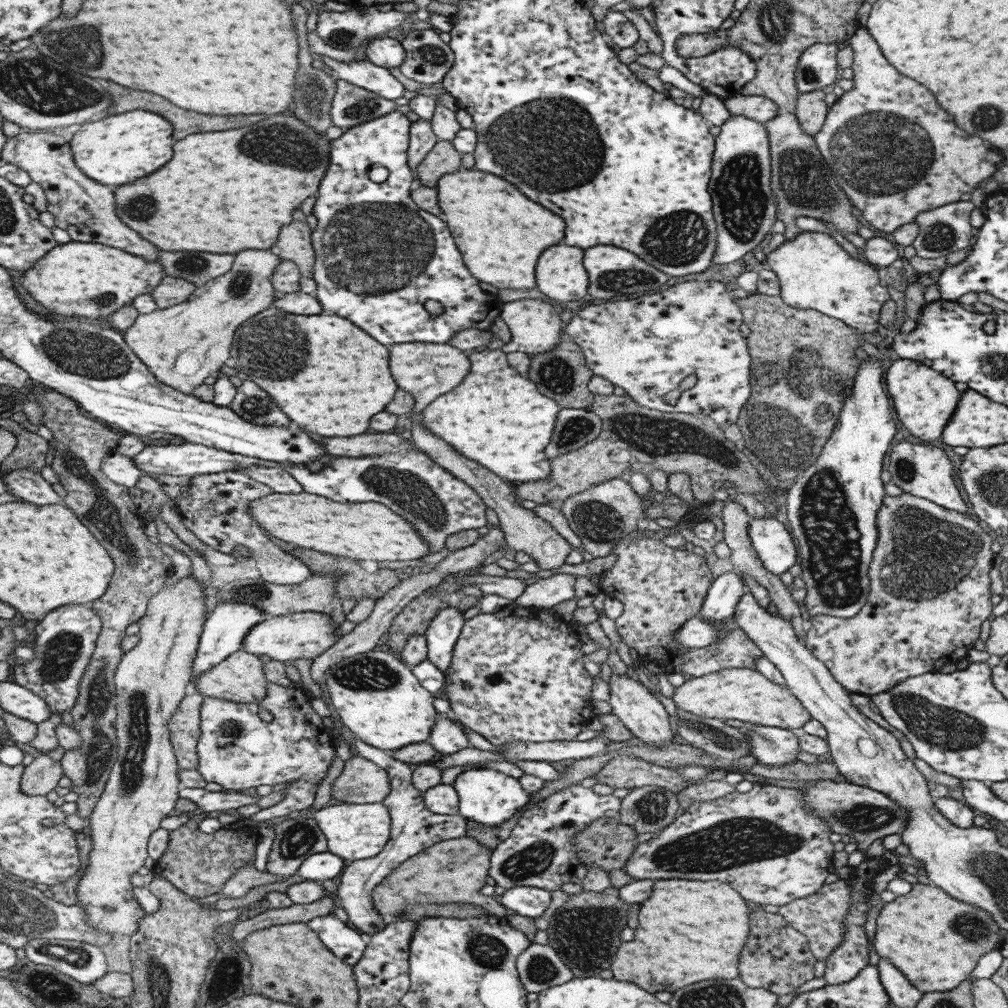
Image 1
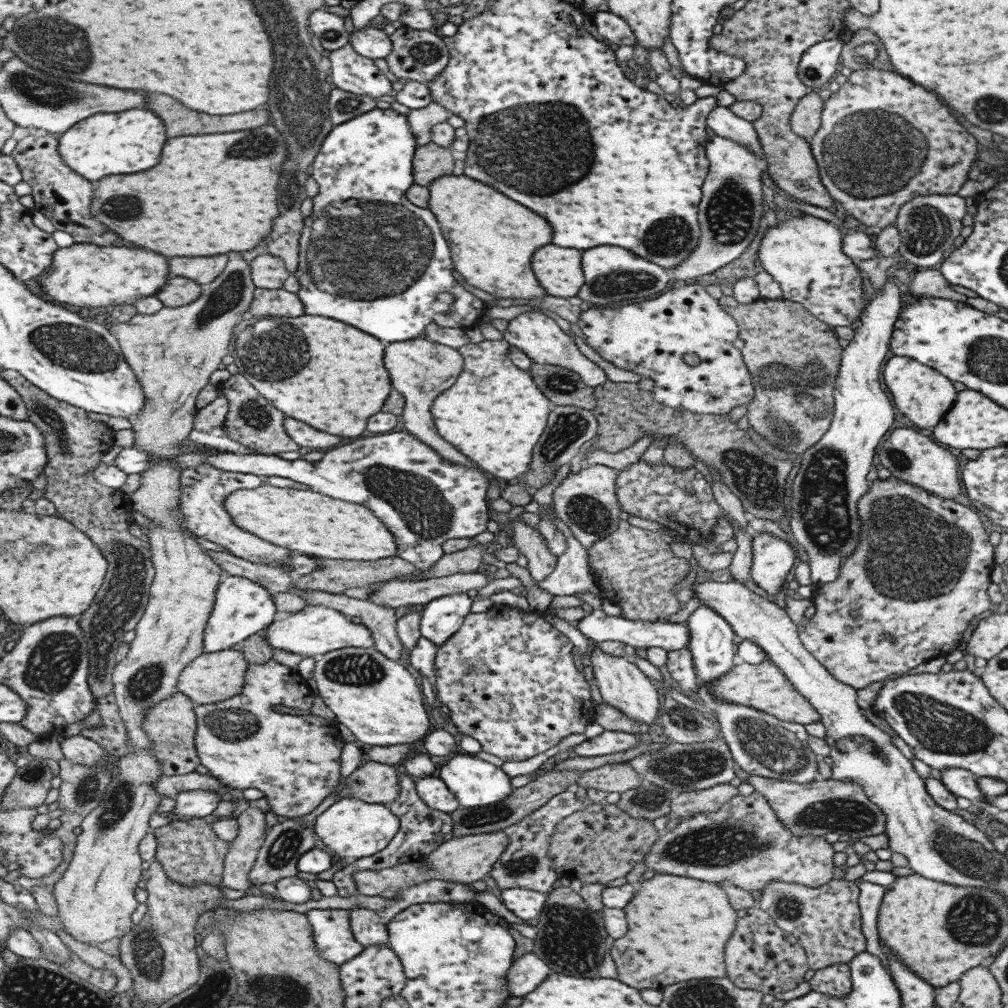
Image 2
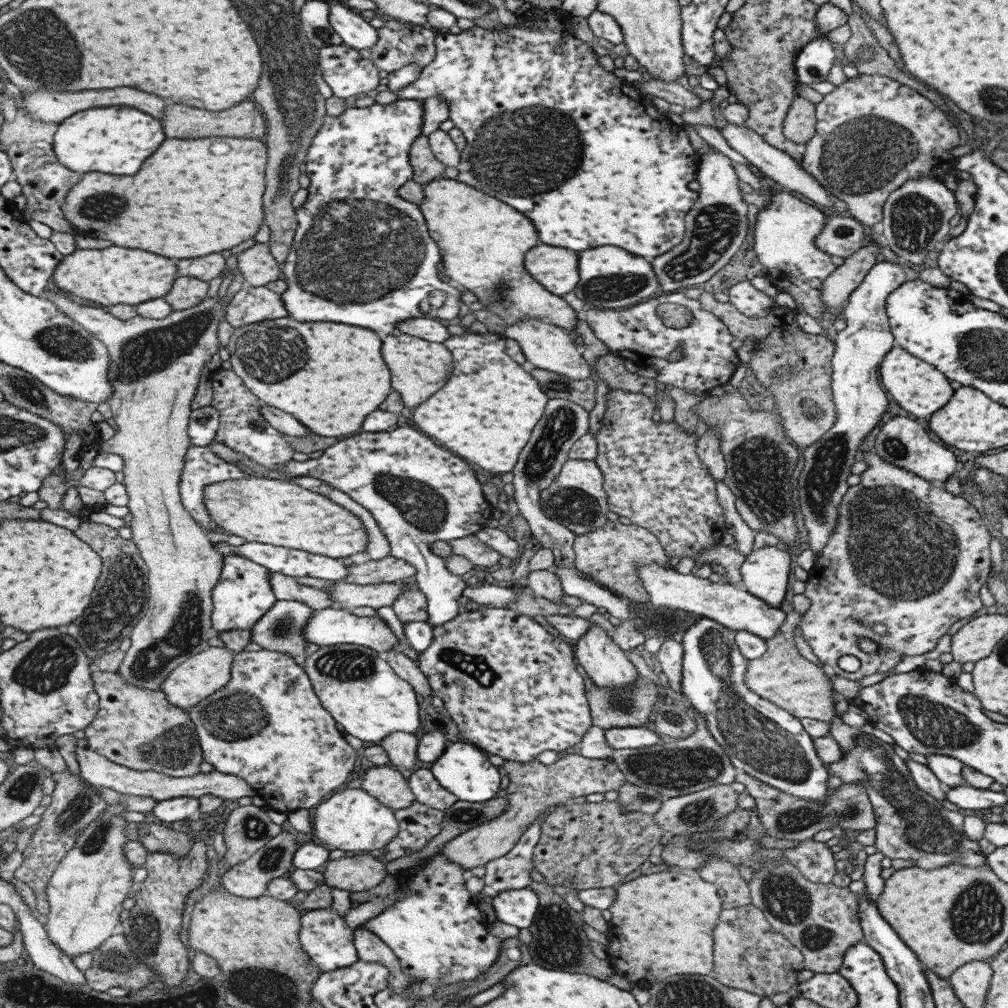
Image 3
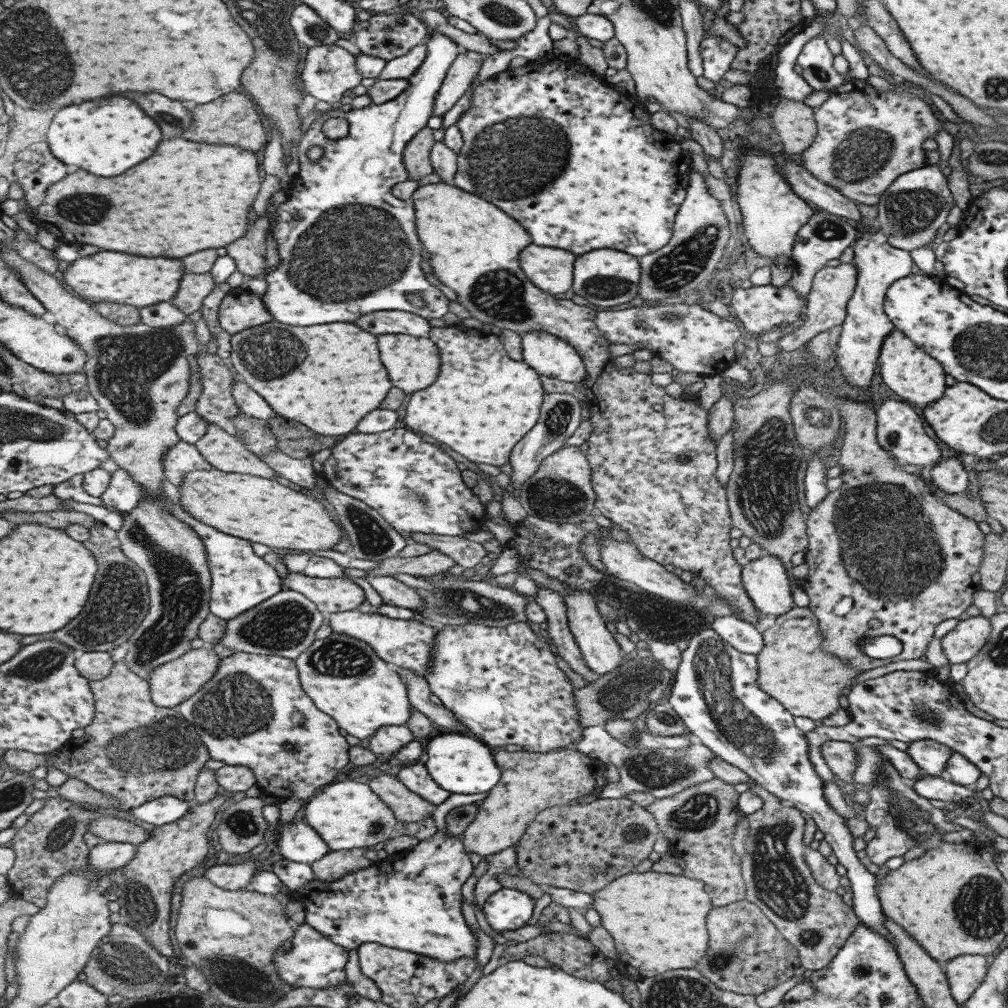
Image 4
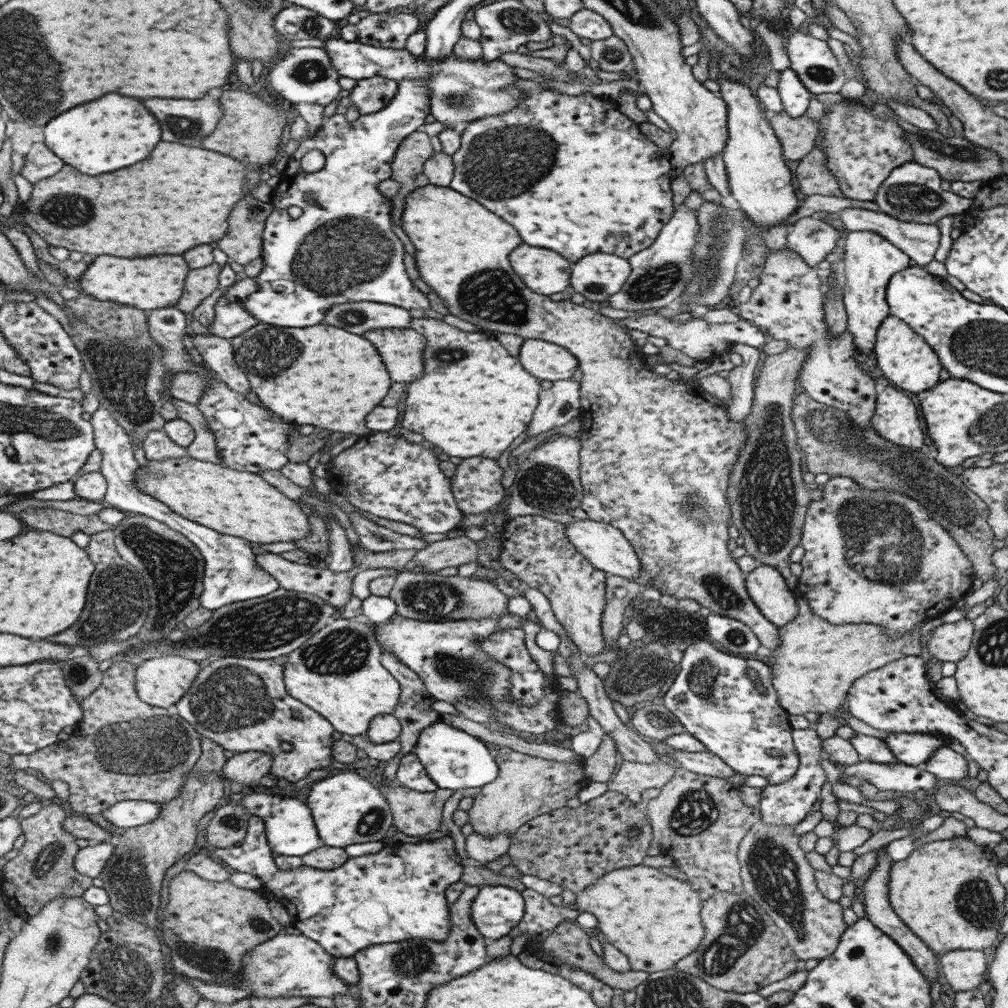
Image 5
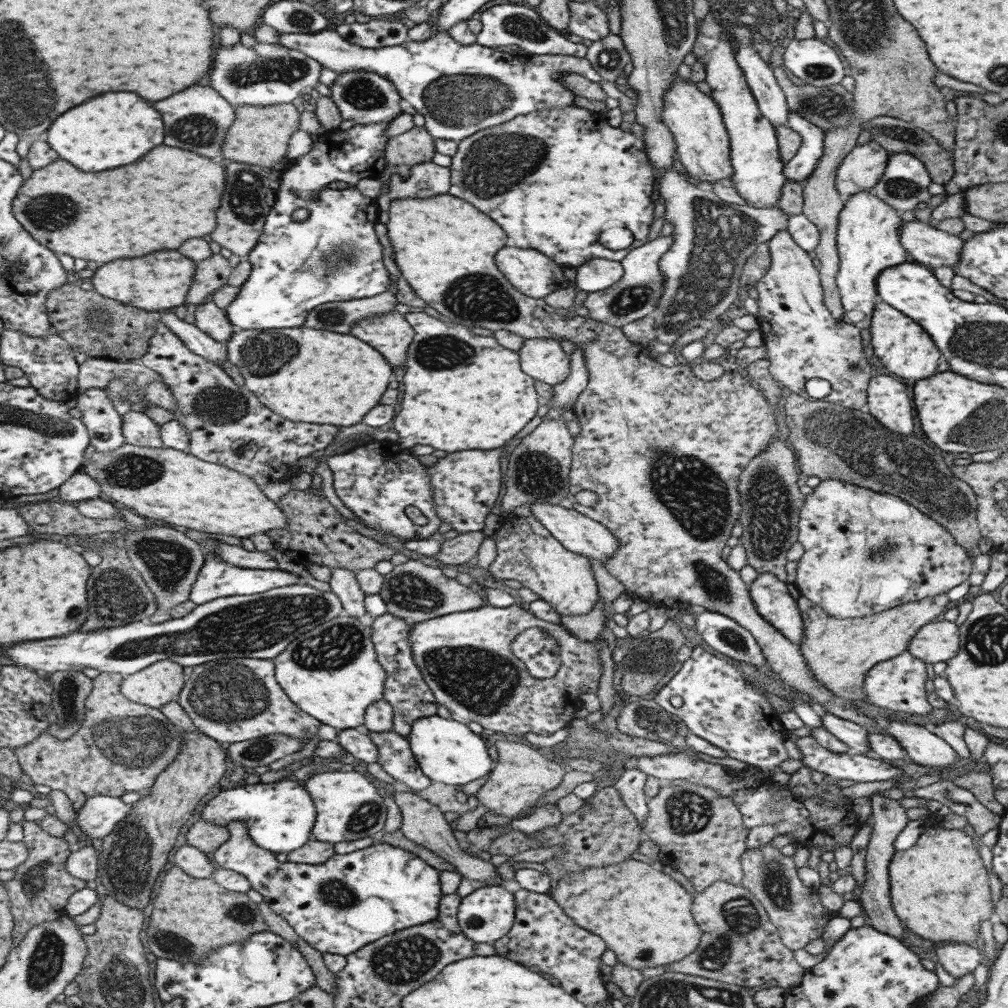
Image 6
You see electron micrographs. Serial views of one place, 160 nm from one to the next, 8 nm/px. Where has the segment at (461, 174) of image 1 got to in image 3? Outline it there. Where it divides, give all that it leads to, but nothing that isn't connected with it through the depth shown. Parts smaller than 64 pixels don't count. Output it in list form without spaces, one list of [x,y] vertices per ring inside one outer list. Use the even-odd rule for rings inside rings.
[[[433,178],[423,186],[422,191],[423,198],[418,207],[422,212],[431,240],[439,248],[443,272],[447,276],[444,279],[463,286],[469,293],[477,297],[479,304],[497,317],[501,316],[501,308],[497,308],[499,302],[503,306],[511,303],[513,306],[521,306],[519,308],[521,318],[515,318],[516,322],[525,319],[547,318],[549,324],[563,331],[573,331],[575,321],[577,321],[574,310],[560,297],[543,289],[523,270],[523,254],[529,248],[537,246],[537,234],[533,230],[533,224],[523,214],[517,214],[511,206],[454,179]]]

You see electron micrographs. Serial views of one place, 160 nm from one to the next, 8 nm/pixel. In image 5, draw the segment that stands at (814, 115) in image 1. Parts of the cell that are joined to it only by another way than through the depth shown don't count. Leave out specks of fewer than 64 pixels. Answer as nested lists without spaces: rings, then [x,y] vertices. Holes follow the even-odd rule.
[[[784,110],[769,114],[768,122],[773,129],[774,135],[780,142],[782,156],[787,160],[799,160],[803,158],[814,145],[815,137],[818,134],[818,128],[810,121],[810,118],[804,116],[789,116]]]

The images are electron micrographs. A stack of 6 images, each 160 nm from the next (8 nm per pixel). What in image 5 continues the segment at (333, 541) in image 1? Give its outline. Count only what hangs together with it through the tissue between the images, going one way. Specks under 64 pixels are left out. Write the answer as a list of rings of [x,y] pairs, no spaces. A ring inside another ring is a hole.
[[[188,455],[162,461],[147,460],[145,465],[134,470],[134,485],[162,502],[171,512],[249,543],[293,542],[311,532],[297,501],[281,494],[259,475],[201,462]]]

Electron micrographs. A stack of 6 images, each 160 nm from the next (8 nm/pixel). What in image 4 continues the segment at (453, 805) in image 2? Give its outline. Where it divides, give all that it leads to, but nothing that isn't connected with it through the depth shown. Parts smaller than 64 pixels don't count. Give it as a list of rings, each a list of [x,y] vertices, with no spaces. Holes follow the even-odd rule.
[[[420,762],[401,768],[397,780],[402,782],[407,790],[417,794],[422,800],[433,806],[439,806],[447,796],[451,796],[449,792],[433,782]]]

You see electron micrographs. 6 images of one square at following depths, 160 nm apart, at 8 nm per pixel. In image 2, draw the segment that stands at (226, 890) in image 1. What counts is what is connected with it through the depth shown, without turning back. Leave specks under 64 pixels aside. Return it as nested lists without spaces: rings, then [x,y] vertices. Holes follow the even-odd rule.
[[[249,806],[235,820],[237,833],[234,840],[228,842],[228,851],[223,859],[222,884],[243,891],[249,888],[247,874],[253,868],[268,828],[265,825],[265,813],[256,807]]]

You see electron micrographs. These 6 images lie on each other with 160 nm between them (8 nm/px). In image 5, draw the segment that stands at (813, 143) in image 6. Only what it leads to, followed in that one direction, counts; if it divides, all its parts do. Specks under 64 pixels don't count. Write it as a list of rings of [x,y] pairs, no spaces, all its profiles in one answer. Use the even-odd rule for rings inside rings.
[[[791,69],[780,71],[776,89],[780,96],[782,110],[791,117],[805,115],[808,98],[813,94],[799,82]]]

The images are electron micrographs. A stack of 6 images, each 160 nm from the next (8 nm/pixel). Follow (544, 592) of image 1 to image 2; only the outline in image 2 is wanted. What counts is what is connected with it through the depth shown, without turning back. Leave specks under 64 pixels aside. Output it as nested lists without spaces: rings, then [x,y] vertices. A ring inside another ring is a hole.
[[[555,517],[554,522],[557,530],[566,542],[565,550],[556,556],[556,563],[547,578],[537,585],[553,596],[571,596],[580,592],[590,592],[603,598],[598,586],[588,567],[586,550],[578,540],[569,532],[569,528]]]

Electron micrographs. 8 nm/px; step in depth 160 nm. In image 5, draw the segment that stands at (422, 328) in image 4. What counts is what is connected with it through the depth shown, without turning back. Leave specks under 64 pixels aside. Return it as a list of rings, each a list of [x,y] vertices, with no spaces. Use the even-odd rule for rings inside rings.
[[[344,302],[332,304],[323,316],[323,324],[361,334],[371,328],[411,328],[411,317],[400,306],[380,302]]]

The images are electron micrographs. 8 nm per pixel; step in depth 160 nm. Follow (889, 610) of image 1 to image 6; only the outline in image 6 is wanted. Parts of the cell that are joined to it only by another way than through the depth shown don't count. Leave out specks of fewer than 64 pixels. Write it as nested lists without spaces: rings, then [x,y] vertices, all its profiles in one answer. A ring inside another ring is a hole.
[[[785,229],[778,230],[766,244],[769,269],[753,286],[757,290],[755,318],[766,348],[771,378],[792,394],[807,400],[811,399],[805,392],[805,382],[809,378],[821,378],[831,385],[831,392],[822,399],[823,402],[865,409],[871,365],[861,350],[860,330],[831,317],[823,304],[823,289],[812,260]],[[835,479],[820,480],[819,484],[812,488],[812,492],[804,496],[804,501],[799,511],[797,529],[796,541],[803,547],[803,554],[796,561],[796,575],[792,583],[797,587],[801,597],[807,598],[811,603],[835,618],[869,616],[906,602],[915,602],[947,593],[950,588],[964,587],[967,576],[973,571],[971,569],[972,561],[967,559],[966,550],[956,544],[954,538],[949,536],[949,532],[945,531],[943,526],[939,526],[935,520],[917,510],[913,505],[889,494],[874,493],[873,490],[847,485]]]

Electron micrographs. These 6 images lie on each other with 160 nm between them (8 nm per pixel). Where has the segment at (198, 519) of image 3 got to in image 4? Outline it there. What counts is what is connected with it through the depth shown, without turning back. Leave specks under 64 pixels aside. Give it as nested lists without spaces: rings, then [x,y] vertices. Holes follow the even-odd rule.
[[[183,441],[169,447],[168,451],[162,454],[160,461],[164,479],[177,488],[186,472],[213,469],[206,460],[203,460],[195,445]]]

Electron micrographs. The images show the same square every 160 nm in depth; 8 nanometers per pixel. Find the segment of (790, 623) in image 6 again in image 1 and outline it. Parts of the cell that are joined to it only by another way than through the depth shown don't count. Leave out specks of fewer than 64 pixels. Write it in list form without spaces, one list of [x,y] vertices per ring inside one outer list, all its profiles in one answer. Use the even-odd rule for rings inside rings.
[[[769,516],[751,518],[747,534],[757,558],[771,574],[779,576],[787,572],[798,560],[798,551],[790,533],[777,519],[771,519]]]

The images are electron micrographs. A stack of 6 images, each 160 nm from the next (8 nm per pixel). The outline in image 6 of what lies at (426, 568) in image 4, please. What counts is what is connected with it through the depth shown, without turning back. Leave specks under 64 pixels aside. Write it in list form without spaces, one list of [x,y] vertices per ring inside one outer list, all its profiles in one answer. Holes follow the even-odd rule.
[[[481,531],[460,533],[451,539],[445,539],[440,544],[438,553],[431,557],[441,565],[447,564],[457,568],[458,565],[465,565],[471,558],[476,557],[477,548],[484,538]]]

